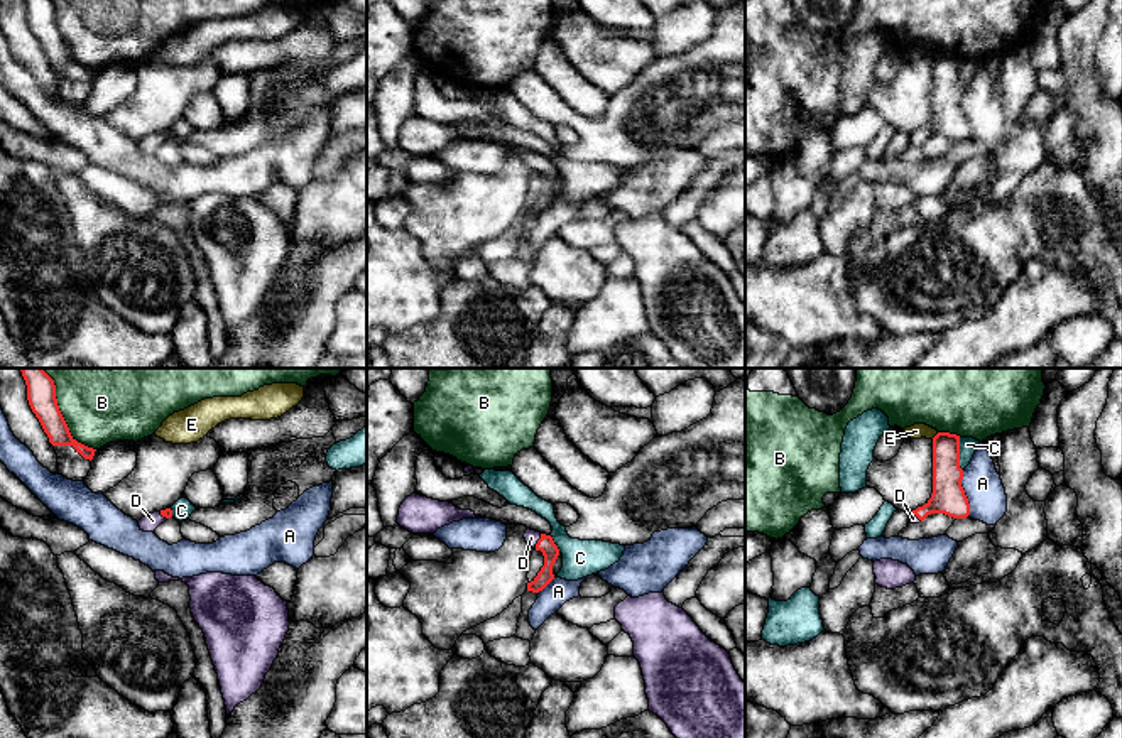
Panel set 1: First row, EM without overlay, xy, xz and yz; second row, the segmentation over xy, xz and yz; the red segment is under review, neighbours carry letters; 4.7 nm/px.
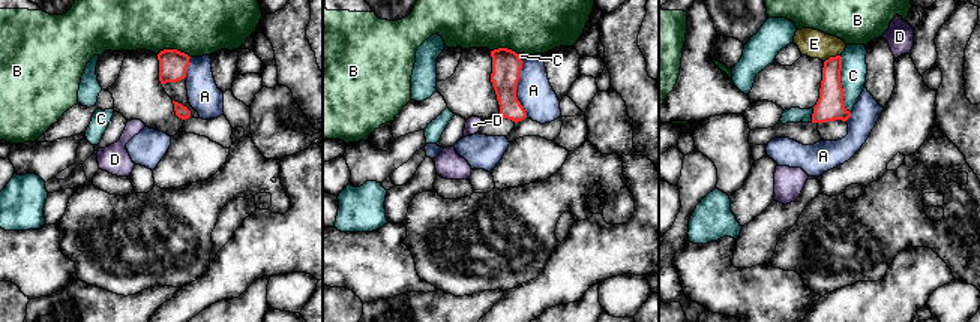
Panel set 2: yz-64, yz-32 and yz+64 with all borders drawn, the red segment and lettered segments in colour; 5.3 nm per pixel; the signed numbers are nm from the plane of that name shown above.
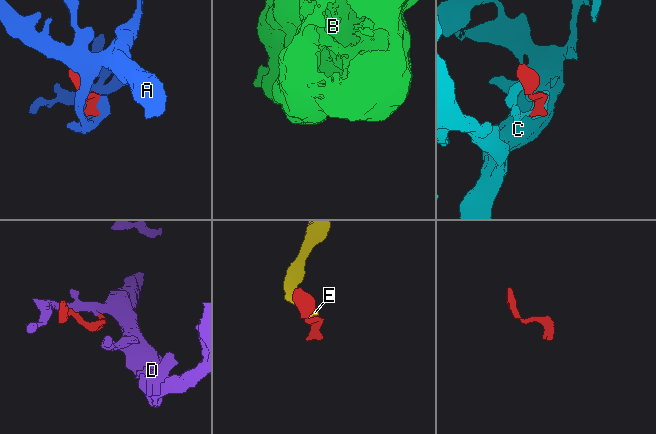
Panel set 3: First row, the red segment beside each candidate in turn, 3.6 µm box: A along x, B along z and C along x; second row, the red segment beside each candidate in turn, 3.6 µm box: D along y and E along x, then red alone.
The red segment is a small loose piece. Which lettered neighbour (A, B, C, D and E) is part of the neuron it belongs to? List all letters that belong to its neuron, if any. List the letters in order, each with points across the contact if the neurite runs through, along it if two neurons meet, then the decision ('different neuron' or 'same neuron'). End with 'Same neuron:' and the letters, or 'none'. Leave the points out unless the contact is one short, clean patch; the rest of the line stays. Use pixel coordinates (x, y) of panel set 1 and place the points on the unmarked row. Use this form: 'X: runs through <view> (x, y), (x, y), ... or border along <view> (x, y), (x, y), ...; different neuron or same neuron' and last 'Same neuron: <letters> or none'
A: border along yz (962, 93), (962, 110), (969, 125), (969, 137); different neuron
B: different neuron
C: border along yz (958, 59), (958, 86), (964, 92); different neuron
D: runs through xz (544, 166), (538, 162), (531, 159); same neuron
E: border along yz (938, 54), (931, 59); different neuron
Same neuron: D

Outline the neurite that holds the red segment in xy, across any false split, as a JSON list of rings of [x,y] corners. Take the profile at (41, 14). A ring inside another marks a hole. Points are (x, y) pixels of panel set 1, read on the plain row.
[[[24,0],[27,7],[27,22],[39,41],[52,68],[73,68],[84,81],[93,81],[95,73],[78,64],[59,32],[56,7],[52,0]]]

